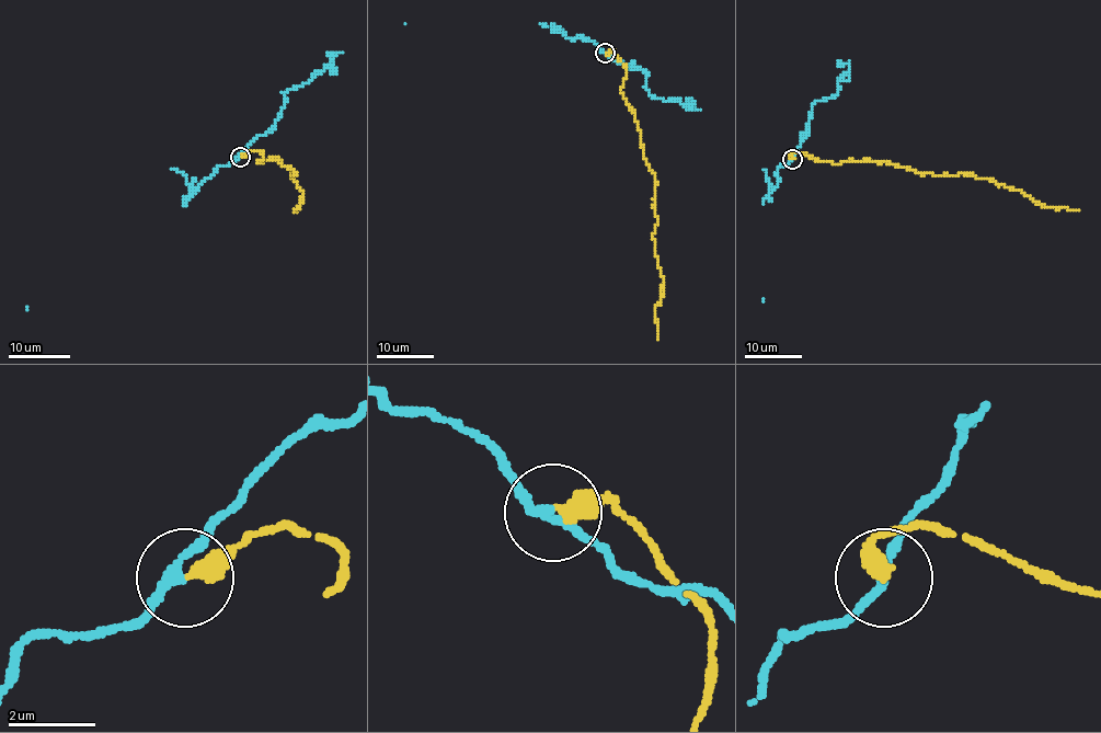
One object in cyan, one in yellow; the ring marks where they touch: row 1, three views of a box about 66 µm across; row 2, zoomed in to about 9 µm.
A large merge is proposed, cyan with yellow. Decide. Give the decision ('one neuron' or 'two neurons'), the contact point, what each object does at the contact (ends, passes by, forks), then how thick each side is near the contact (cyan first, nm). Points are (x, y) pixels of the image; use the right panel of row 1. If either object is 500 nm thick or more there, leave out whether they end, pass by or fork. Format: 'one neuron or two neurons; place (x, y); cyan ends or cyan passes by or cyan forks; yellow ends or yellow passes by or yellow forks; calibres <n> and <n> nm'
two neurons; place (792, 159); cyan passes by; yellow ends; calibres 200 and 400 nm

